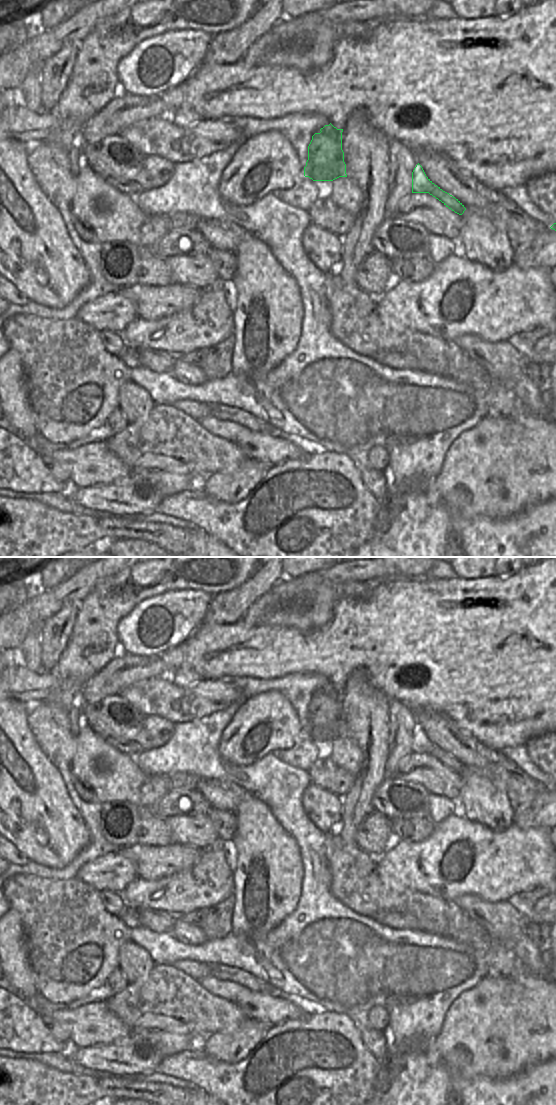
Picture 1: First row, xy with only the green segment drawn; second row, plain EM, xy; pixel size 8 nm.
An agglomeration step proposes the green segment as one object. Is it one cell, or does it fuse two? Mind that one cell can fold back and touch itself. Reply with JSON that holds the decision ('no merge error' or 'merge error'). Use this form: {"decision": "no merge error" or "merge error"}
{"decision": "no merge error"}

